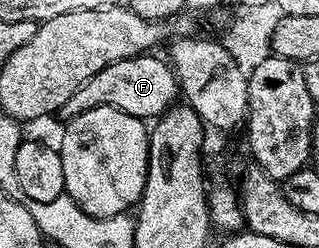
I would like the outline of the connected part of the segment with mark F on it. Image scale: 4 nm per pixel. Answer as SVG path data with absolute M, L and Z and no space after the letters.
M155 53L138 55L101 69L101 73L89 77L89 81L85 81L85 85L81 85L81 89L77 89L69 101L65 101L57 113L58 118L70 121L89 109L112 107L144 121L158 120L170 107L176 106L180 89L170 62L166 58L158 59L157 56Z

